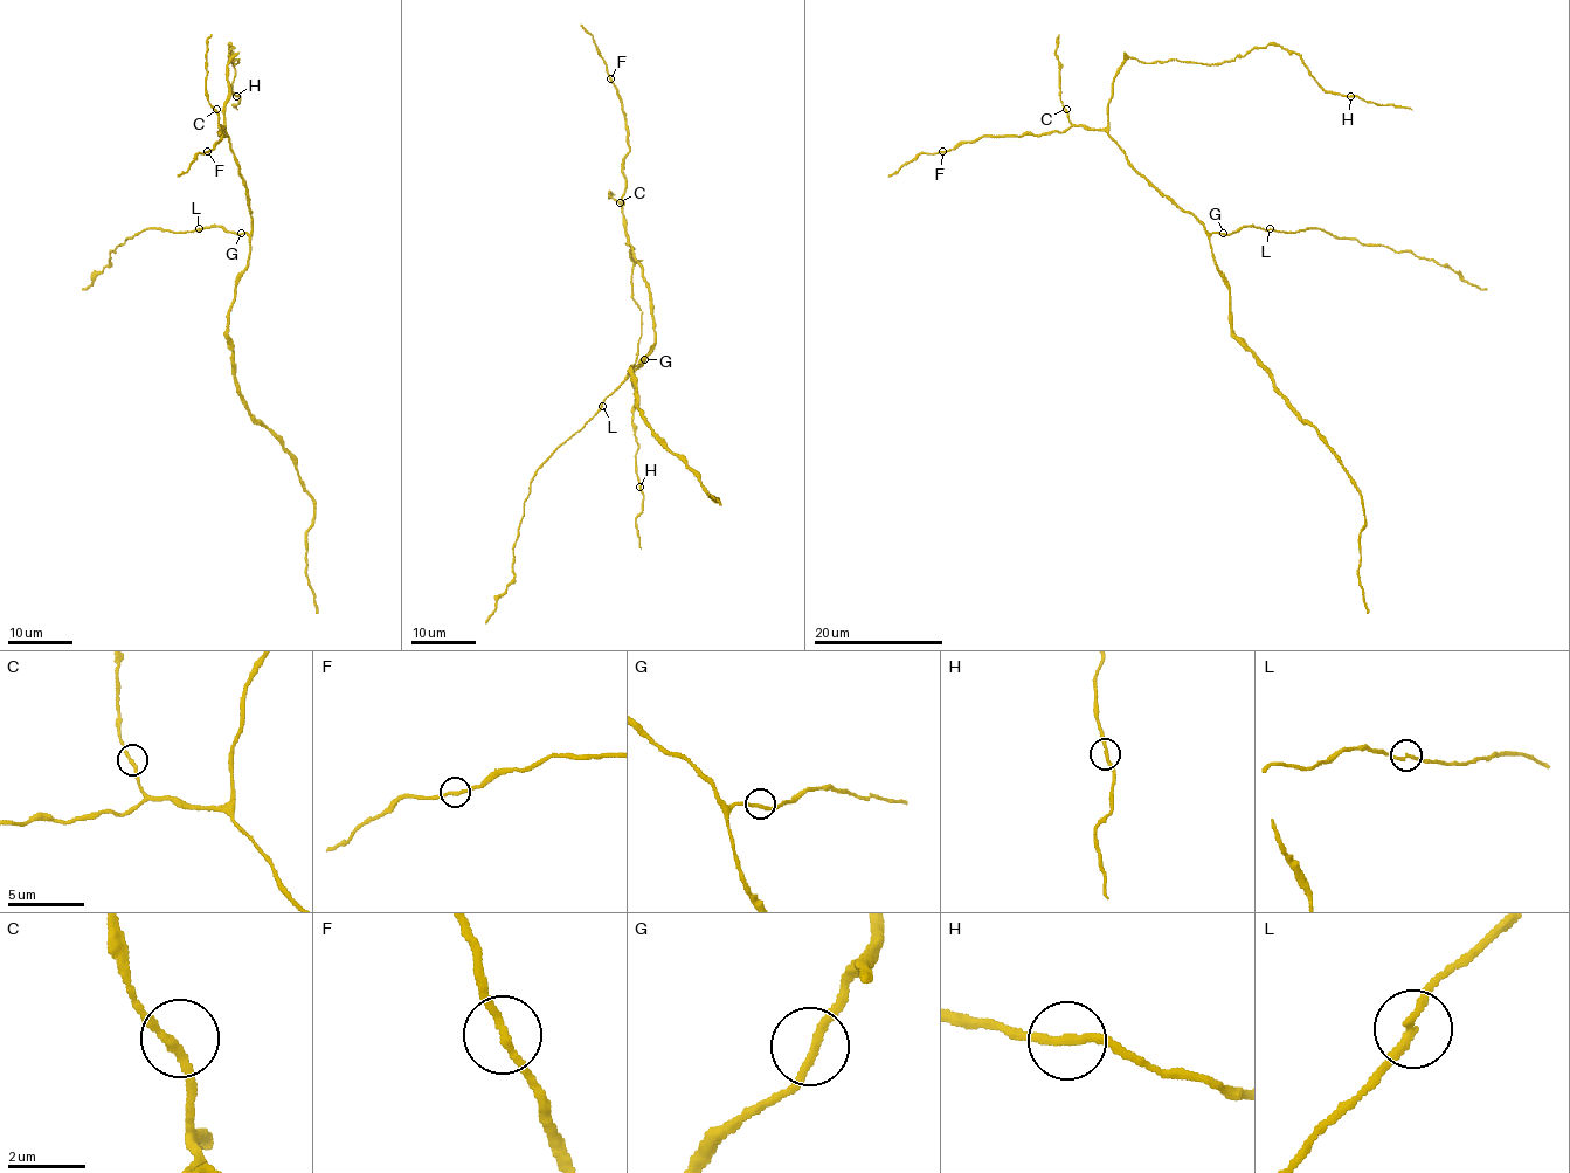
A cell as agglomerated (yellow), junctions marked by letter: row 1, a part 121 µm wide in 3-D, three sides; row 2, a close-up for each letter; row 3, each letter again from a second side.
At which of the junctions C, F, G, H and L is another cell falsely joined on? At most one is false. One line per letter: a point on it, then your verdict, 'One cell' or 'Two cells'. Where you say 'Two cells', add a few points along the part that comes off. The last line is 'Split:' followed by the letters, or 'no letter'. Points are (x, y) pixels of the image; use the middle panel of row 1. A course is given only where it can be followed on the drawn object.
C: Place: (620, 202). One cell
F: Place: (610, 78). One cell
G: Place: (644, 359). One cell
H: Place: (640, 487). One cell
L: Place: (602, 406). One cell
Split: no letter

